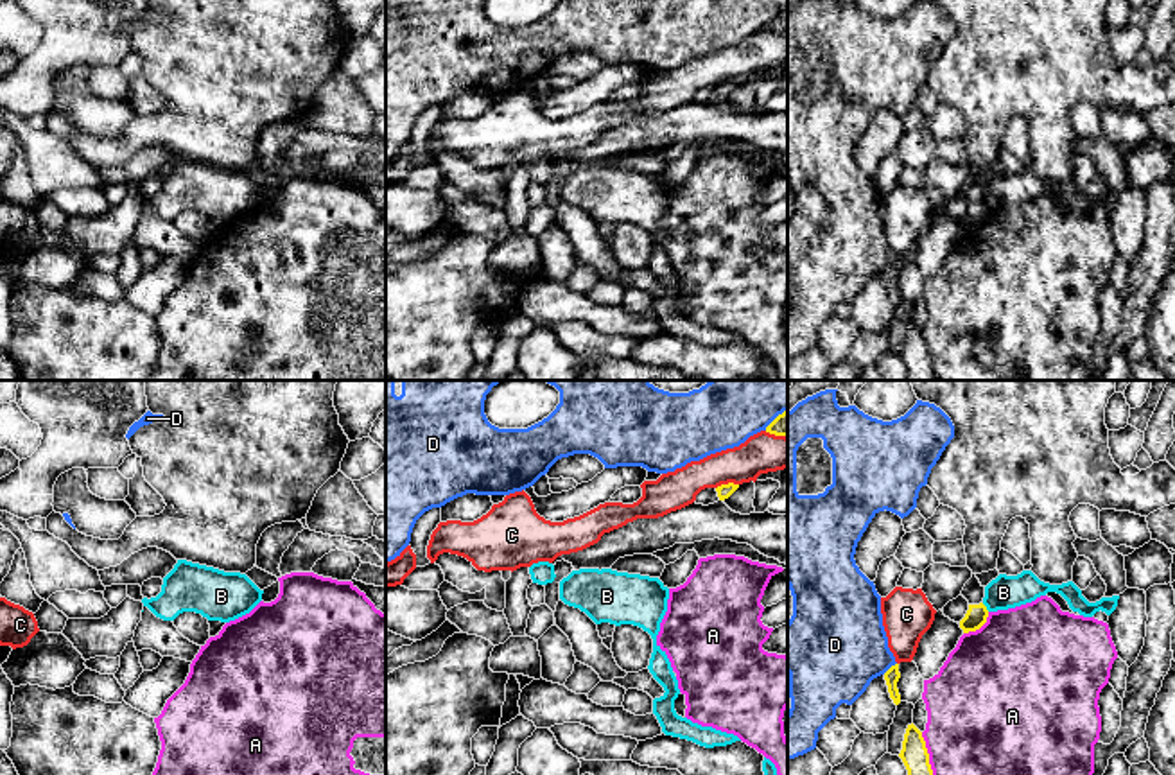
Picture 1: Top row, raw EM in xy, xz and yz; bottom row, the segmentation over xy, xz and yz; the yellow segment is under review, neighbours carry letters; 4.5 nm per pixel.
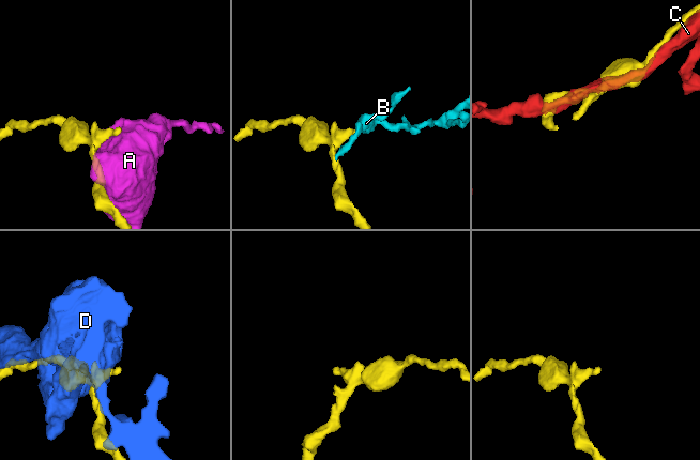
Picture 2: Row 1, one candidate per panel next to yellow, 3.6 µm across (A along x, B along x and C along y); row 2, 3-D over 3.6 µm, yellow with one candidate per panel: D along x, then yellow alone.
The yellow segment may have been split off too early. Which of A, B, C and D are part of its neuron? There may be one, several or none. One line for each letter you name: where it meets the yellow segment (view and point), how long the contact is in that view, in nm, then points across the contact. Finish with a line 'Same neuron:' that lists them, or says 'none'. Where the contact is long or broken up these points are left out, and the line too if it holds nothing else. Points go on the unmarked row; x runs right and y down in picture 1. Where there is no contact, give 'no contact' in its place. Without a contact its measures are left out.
Same neuron: none

